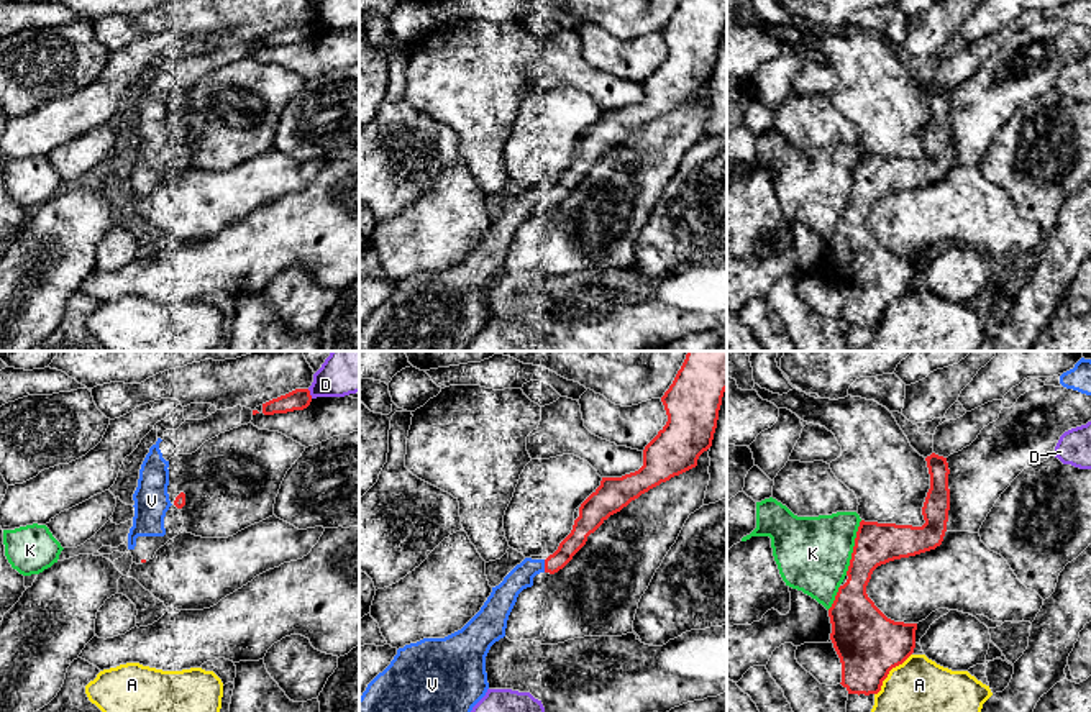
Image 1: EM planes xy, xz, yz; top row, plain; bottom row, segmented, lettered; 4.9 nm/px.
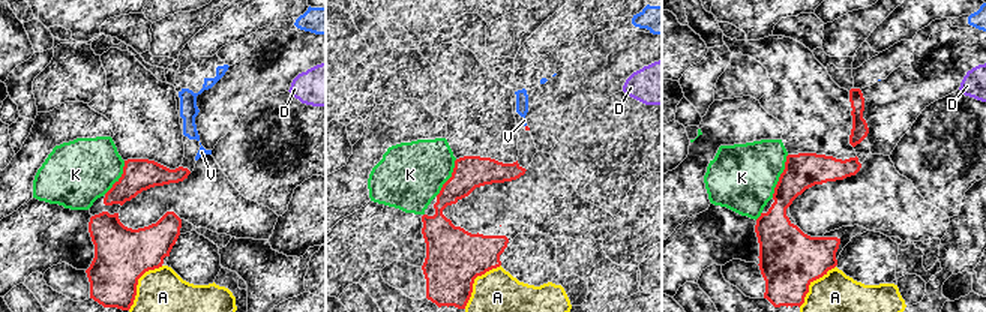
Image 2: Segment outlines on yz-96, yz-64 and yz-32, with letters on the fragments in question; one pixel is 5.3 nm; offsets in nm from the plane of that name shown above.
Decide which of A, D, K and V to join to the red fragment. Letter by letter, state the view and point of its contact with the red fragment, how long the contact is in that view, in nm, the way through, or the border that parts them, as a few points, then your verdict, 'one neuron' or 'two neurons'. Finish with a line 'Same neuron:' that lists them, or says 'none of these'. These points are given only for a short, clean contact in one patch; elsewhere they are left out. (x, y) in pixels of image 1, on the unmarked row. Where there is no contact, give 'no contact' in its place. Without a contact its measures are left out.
A: yz (888, 305) | 280 nm | two neurons
D: xy (309, 27) | 50 nm | along xy (307, 22), (312, 30) | two neurons
K: yz (853, 181) | 280 nm | two neurons
V: xz (545, 199) | 60 nm | one neuron
Same neuron: V

